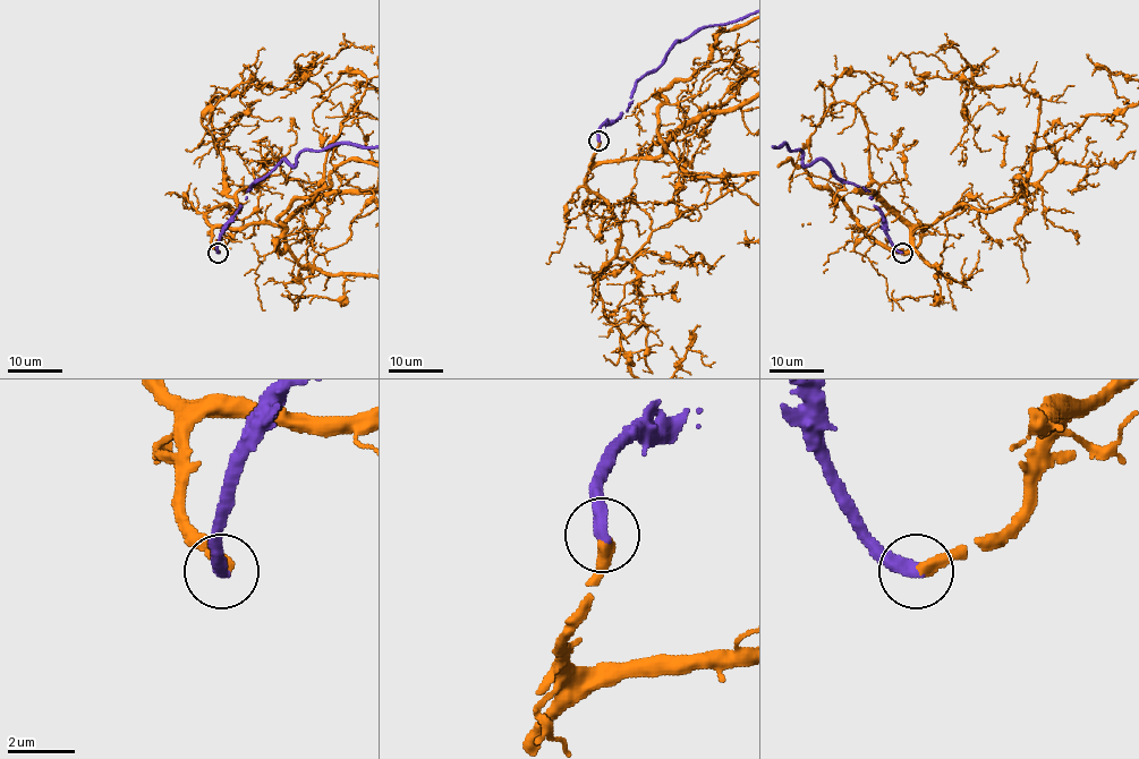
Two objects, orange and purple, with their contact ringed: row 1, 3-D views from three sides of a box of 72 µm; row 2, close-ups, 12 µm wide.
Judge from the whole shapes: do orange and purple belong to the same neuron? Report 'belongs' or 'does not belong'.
belongs

